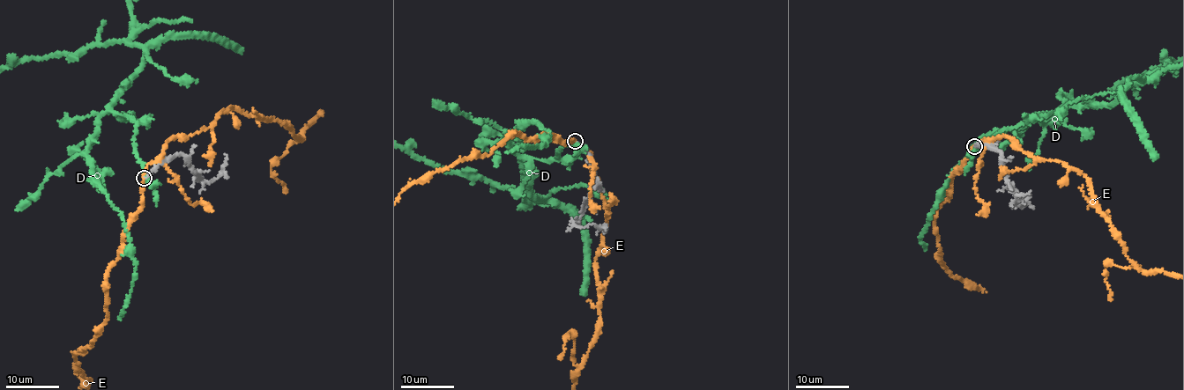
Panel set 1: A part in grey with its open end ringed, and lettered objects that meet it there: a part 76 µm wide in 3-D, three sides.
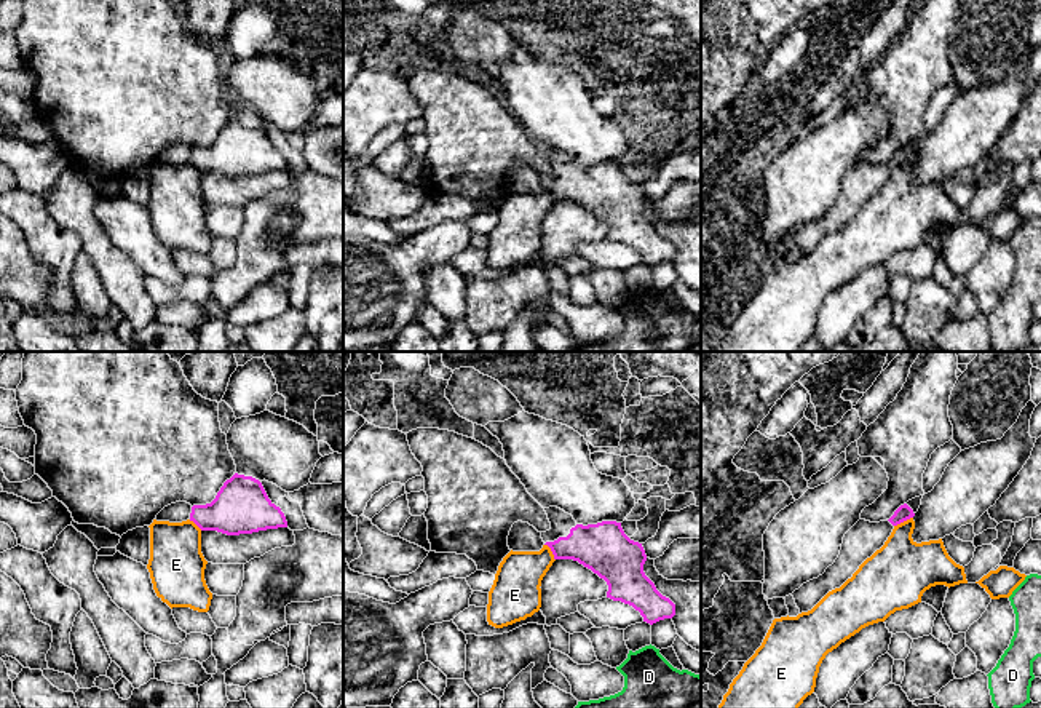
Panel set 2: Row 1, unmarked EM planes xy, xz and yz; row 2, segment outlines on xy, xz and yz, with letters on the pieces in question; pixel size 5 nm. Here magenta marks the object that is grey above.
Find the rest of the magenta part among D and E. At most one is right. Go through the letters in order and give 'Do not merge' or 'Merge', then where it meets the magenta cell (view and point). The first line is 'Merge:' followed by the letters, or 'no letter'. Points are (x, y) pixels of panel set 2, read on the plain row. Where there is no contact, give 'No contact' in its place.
Merge: no letter
D: Do not merge. No contact
E: Do not merge. Touches magenta at yz (902, 163)

